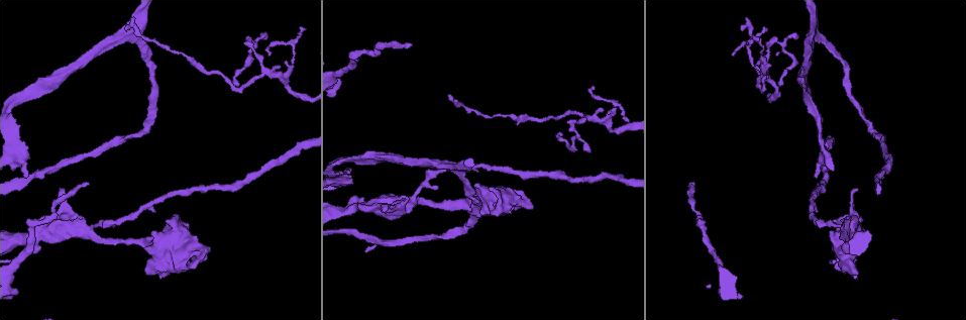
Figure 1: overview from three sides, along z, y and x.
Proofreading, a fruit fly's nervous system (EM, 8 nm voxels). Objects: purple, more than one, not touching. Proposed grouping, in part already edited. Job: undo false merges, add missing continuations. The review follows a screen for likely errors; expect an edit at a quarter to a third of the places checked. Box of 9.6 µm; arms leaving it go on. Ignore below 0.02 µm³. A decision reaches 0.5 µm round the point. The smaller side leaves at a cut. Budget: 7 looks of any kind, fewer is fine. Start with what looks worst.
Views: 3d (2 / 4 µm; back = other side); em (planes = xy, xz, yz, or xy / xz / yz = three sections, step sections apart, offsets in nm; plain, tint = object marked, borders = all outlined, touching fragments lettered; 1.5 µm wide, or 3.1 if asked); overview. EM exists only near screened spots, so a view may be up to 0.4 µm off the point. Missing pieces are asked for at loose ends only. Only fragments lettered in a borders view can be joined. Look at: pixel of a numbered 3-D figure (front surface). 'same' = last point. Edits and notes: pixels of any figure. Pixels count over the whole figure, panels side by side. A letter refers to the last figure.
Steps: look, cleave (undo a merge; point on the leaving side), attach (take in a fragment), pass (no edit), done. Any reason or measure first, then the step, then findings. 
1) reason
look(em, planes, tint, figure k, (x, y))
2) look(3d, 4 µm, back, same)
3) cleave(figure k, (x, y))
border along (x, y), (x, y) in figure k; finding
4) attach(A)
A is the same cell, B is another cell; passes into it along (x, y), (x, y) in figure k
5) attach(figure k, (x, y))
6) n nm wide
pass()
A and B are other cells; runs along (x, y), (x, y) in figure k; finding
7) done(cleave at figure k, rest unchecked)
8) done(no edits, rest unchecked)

an open end
look(em, yz, step 4, borders, figure 1, (688, 183))

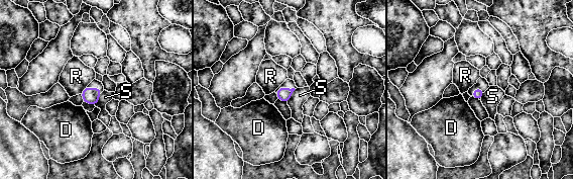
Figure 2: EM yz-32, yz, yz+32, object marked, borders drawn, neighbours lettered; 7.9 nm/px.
pass()
D, R and S are other cells; border along (86, 86), (81, 93) in figure 2; none of them fits

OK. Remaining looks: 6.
sharp bend
look(em, xy, step 8, tint, figure 1, (822, 145))

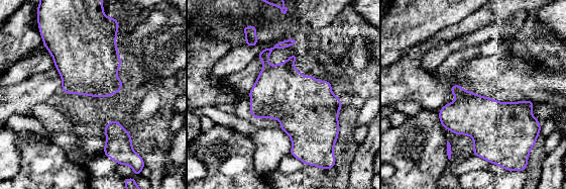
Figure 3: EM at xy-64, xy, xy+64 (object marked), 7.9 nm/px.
look(em, xy, step 8, borders, same)

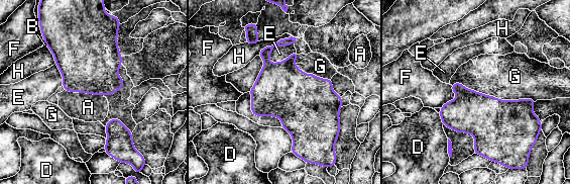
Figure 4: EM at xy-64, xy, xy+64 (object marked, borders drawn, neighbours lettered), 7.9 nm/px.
280 nm wide
pass()
A, B, D, E, F, G and H are other cells; border along (451, 84), (503, 100), (535, 101) in figure 4; continuous, no second neuron

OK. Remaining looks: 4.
look(3d, 2 µm, figure 1, (559, 119))

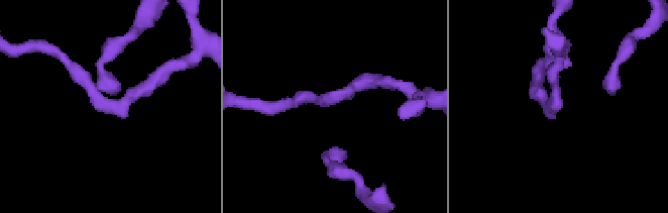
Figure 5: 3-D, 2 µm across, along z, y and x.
shape alone is not enough
look(em, planes, borders, figure 5, (336, 96))

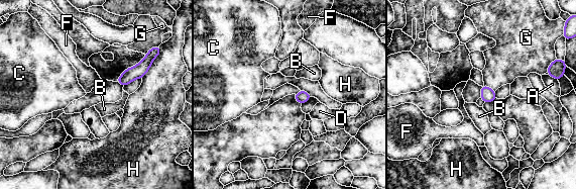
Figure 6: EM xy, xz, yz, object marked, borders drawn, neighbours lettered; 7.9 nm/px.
100 nm wide; H touches over 180 nm
pass()
A, B, C, D, F, G and H are other cells; one neuron here

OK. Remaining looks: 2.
done(no edits, rest unchecked)

